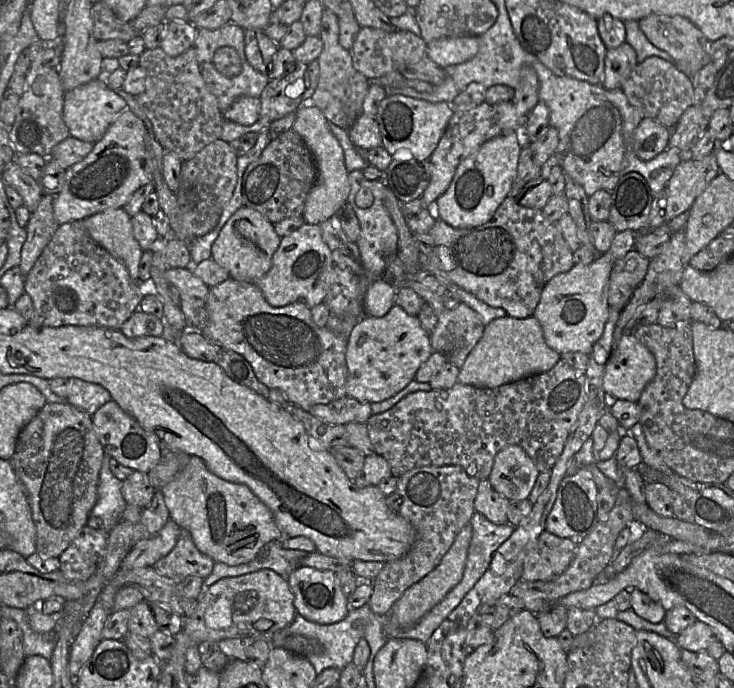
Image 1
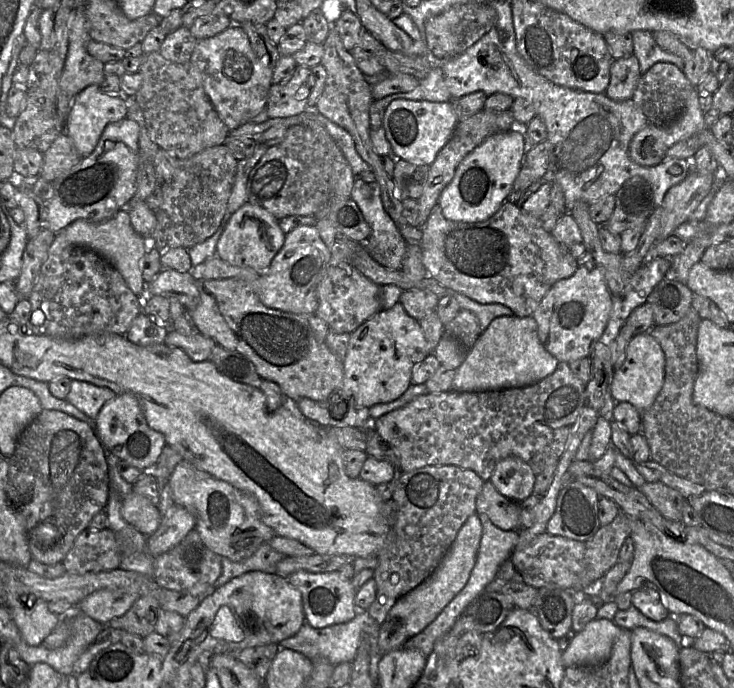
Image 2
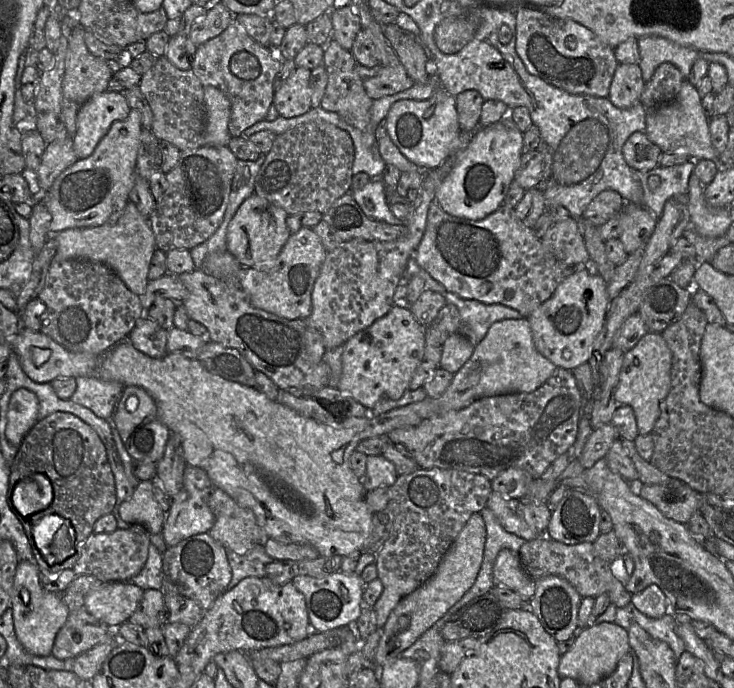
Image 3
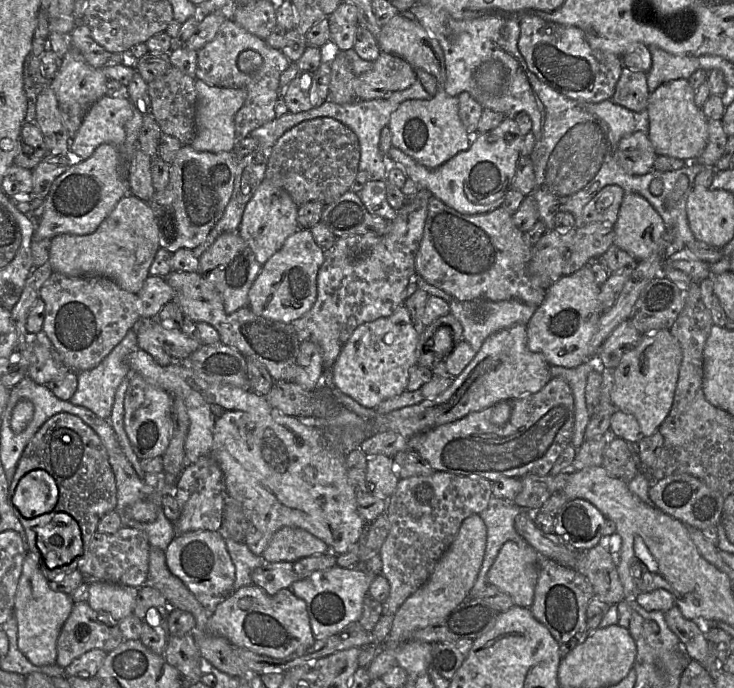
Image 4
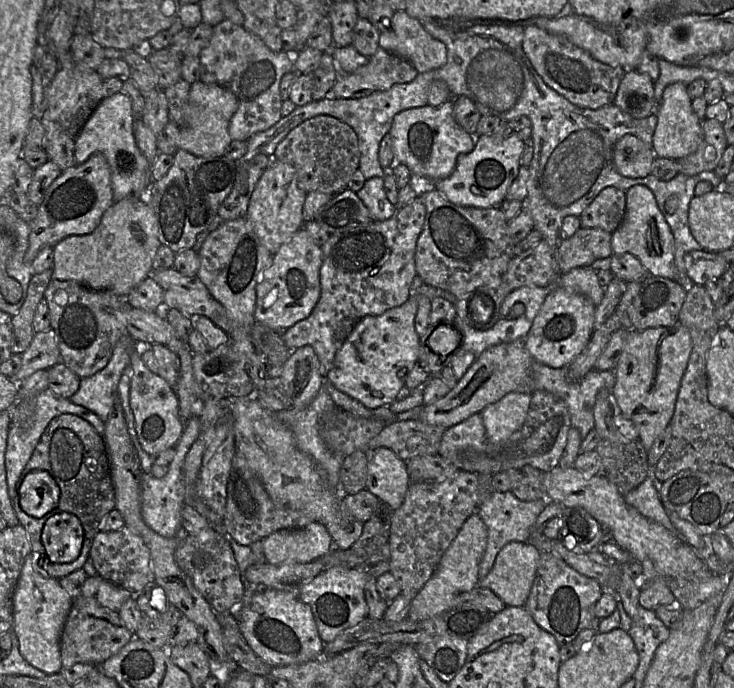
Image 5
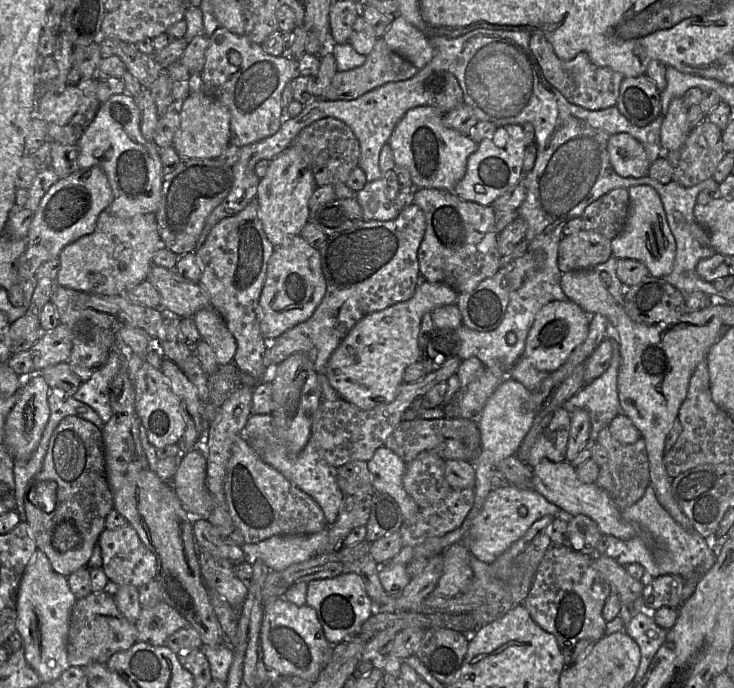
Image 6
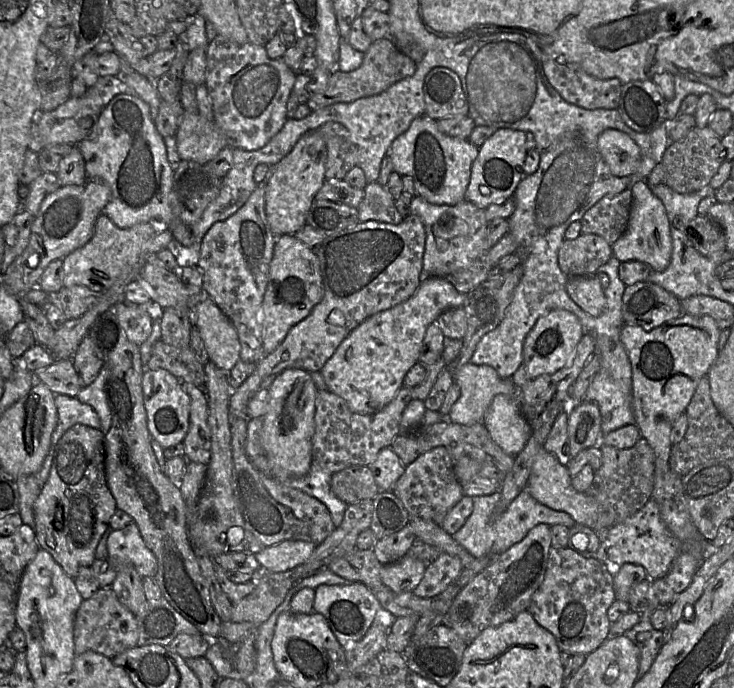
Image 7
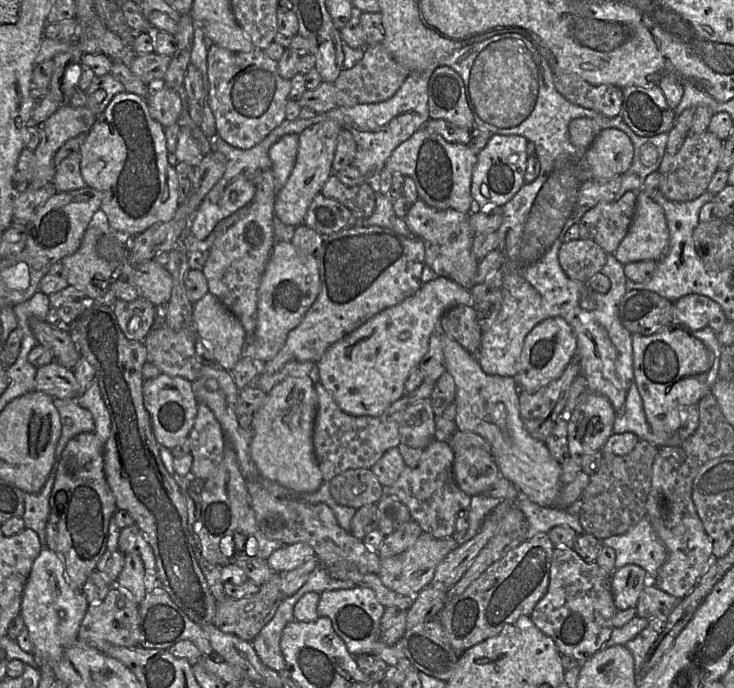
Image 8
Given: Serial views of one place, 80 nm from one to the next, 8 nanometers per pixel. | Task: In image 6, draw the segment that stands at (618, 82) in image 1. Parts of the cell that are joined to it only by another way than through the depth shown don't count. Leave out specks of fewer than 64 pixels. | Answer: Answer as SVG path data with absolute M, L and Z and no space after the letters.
M646 74L624 77L615 106L630 123L644 127L661 113L660 93Z

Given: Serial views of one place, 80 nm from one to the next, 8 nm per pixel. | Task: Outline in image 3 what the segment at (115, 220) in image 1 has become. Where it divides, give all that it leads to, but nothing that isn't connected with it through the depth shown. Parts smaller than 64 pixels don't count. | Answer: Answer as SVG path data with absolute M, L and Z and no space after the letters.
M127 202L115 222L98 227L69 228L52 236L56 241L54 258L86 259L103 263L119 276L131 292L137 296L146 292L149 266L156 243L149 218L144 217L133 202Z

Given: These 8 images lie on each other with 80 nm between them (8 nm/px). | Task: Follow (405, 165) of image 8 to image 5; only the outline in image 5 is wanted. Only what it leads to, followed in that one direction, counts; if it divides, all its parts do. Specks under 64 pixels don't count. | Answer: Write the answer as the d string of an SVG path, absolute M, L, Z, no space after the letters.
M454 97L440 106L410 108L394 117L389 133L395 162L406 165L411 175L429 181L445 179L455 170L458 156L474 149L476 138L455 121L453 105Z

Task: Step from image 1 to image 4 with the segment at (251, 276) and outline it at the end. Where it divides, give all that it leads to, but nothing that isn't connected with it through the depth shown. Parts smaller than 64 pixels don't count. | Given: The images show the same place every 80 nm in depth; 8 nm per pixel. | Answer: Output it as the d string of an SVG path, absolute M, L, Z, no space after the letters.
M264 178L247 203L238 228L238 233L252 249L260 264L265 264L283 246L287 238L299 230L298 210L299 206L286 190Z

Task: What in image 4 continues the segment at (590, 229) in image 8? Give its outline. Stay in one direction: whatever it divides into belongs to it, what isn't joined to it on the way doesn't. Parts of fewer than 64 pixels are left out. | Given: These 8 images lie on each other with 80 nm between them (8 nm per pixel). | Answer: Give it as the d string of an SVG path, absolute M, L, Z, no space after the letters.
M618 185L605 186L584 206L578 222L615 225L624 195L625 191Z

